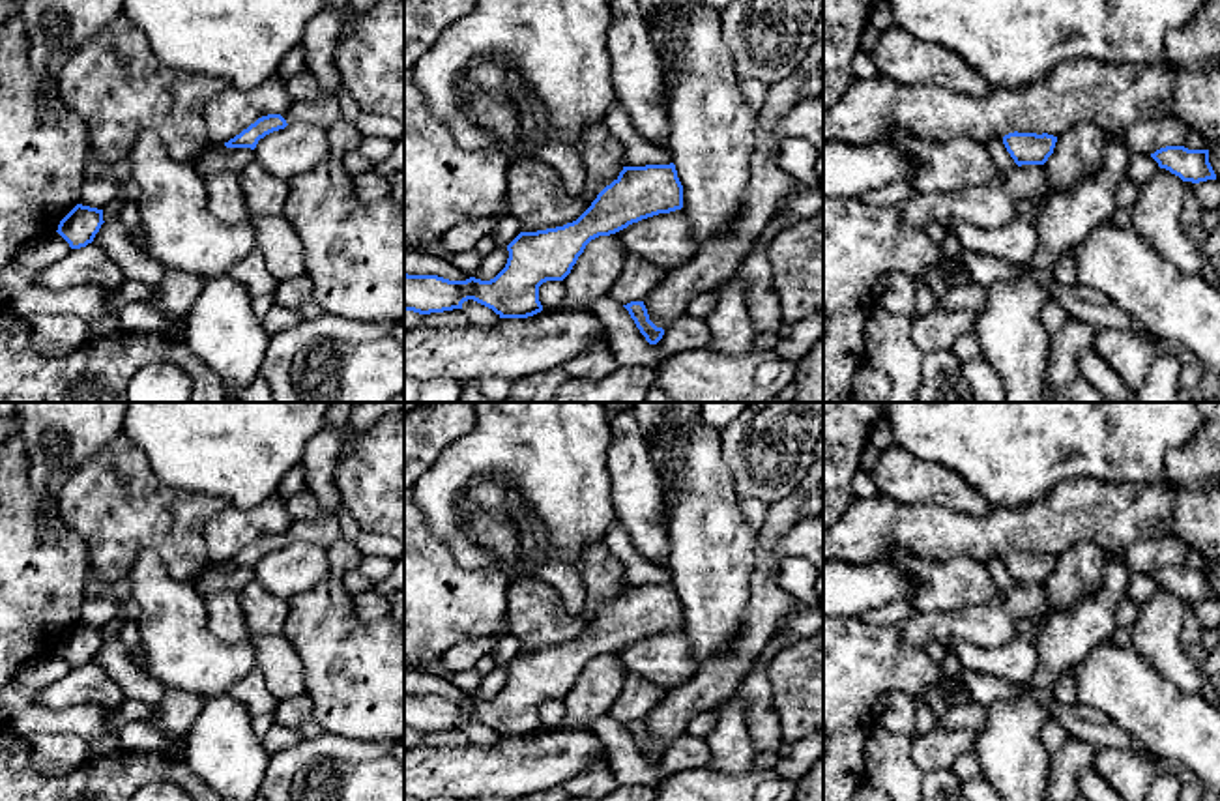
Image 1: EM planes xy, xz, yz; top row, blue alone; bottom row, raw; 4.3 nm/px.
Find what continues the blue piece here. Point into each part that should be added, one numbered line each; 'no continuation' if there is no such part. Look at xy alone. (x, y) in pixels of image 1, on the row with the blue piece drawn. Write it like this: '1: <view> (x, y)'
1: xy (324, 109)

